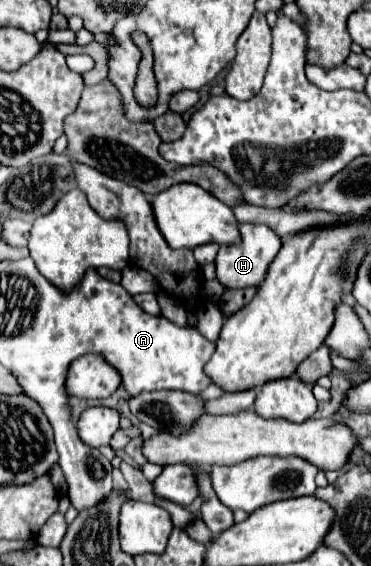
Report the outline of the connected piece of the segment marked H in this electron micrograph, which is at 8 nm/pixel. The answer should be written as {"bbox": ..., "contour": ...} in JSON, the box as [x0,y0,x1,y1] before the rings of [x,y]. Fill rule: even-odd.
{"bbox":[215,224,281,288],"contour":[[[241,224],[239,232],[241,232],[241,244],[221,246],[215,260],[217,280],[225,288],[247,288],[263,282],[267,276],[269,264],[273,262],[273,258],[281,248],[281,238],[265,224]]]}

